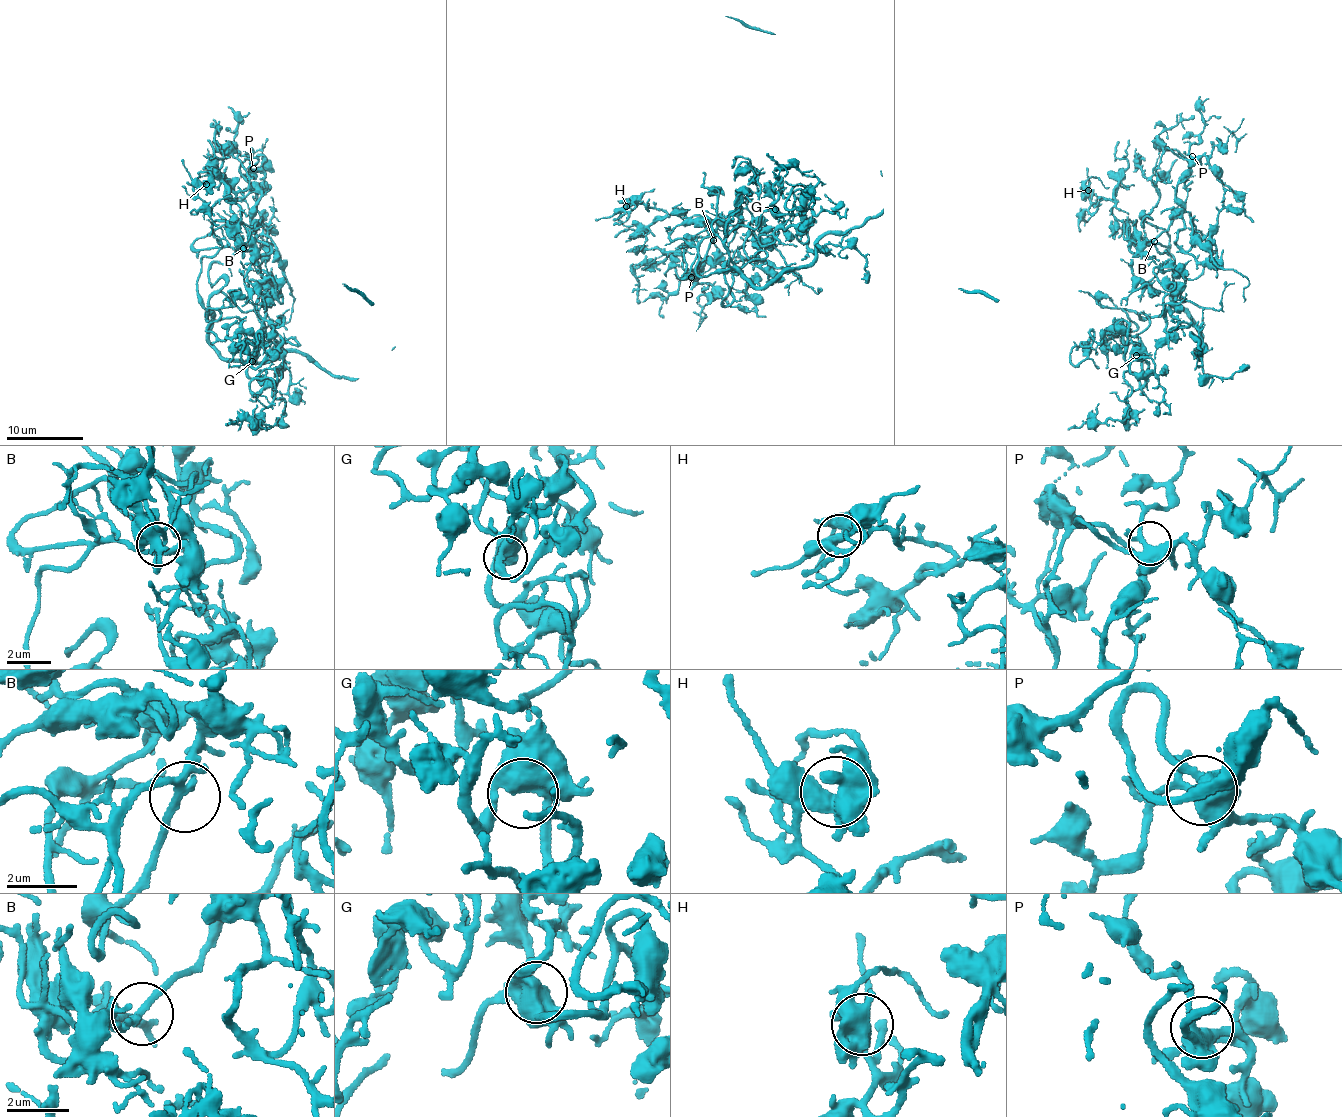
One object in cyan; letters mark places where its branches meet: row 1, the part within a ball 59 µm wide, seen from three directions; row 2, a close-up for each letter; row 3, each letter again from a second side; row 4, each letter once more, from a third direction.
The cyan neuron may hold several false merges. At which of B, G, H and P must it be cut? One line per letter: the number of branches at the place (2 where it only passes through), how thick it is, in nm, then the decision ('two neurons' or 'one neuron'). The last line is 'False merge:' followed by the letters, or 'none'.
B: 3 branches meet; 200 nm thick; one neuron
G: 4 branches meet; 500 nm thick; one neuron
H: 5 branches meet; 480 nm thick; one neuron
P: 6 branches meet; 420 nm thick; one neuron
False merge: none

